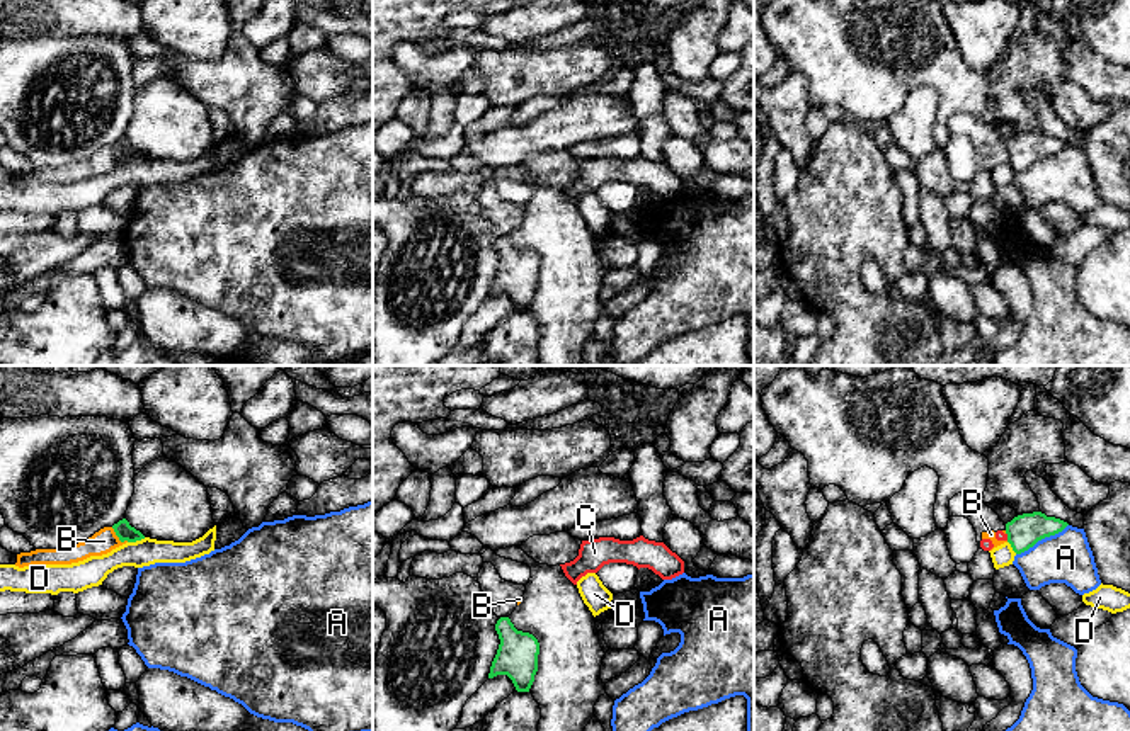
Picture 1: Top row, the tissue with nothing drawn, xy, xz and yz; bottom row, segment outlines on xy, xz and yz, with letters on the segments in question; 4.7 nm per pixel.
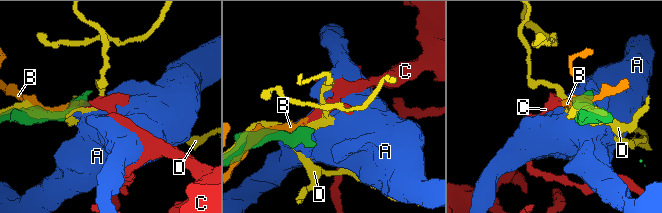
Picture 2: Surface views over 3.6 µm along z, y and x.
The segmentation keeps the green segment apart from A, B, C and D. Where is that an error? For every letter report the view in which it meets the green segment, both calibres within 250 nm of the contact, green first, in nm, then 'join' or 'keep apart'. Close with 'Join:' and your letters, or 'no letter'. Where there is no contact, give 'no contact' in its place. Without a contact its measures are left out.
A: yz | 160/240 nm | keep apart
B: xy | 80/110 nm | keep apart
C: yz | 160/50 nm | keep apart
D: xy | 80/140 nm | keep apart
Join: no letter

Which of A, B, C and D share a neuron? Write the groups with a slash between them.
A / B C / D

